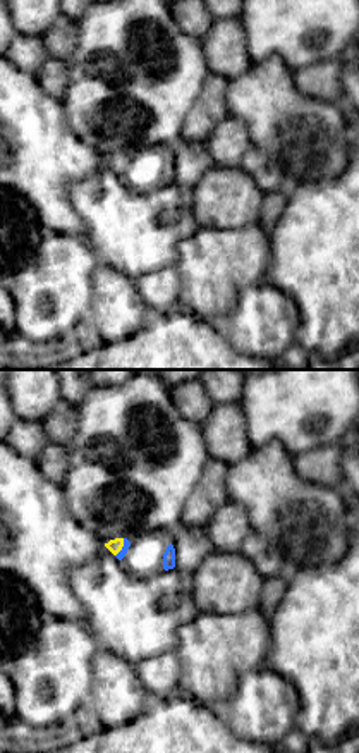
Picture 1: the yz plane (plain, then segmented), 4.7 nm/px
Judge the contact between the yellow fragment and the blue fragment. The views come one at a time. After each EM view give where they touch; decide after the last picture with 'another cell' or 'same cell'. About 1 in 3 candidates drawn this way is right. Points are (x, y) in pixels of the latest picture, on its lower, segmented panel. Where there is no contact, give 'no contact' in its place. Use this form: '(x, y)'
(122, 545)

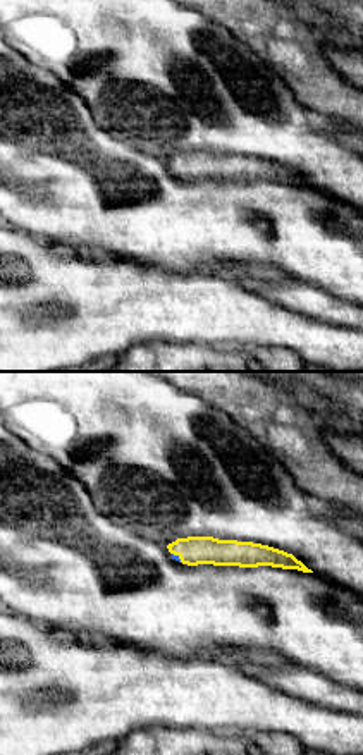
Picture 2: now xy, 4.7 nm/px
(179, 558)

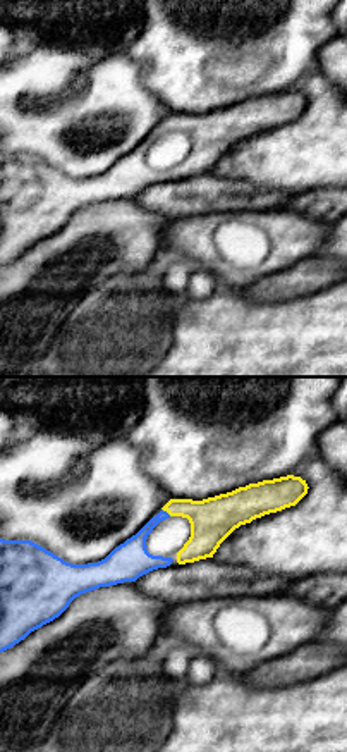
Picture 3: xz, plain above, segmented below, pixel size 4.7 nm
(167, 511)

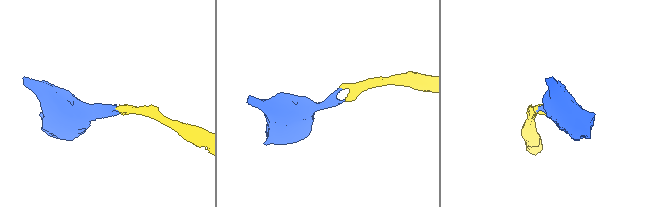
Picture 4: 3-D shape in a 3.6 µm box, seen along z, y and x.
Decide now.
same cell

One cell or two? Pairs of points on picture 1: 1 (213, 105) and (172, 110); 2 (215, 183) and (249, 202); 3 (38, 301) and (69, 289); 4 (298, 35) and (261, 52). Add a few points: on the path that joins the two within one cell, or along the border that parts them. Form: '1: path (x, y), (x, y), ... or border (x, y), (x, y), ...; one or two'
1: border (210, 74), (181, 134); two
2: path (224, 191), (232, 200), (241, 202); one
3: path (45, 299), (55, 289), (62, 289); one
4: path (289, 35), (270, 47); one

